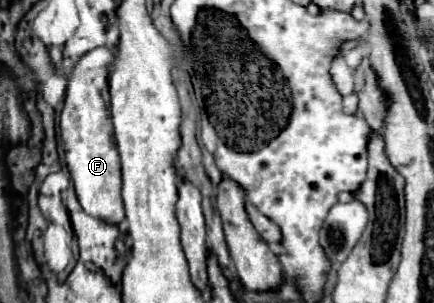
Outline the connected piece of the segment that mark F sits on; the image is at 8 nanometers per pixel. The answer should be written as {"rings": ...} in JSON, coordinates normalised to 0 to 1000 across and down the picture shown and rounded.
{"rings":[[[221,155],[198,175],[157,254],[157,300],[138,380],[138,439],[152,498],[152,538],[175,617],[189,690],[240,736],[272,743],[286,723],[286,677],[276,650],[276,518],[263,472],[253,406],[253,221],[263,182],[249,155]]]}

